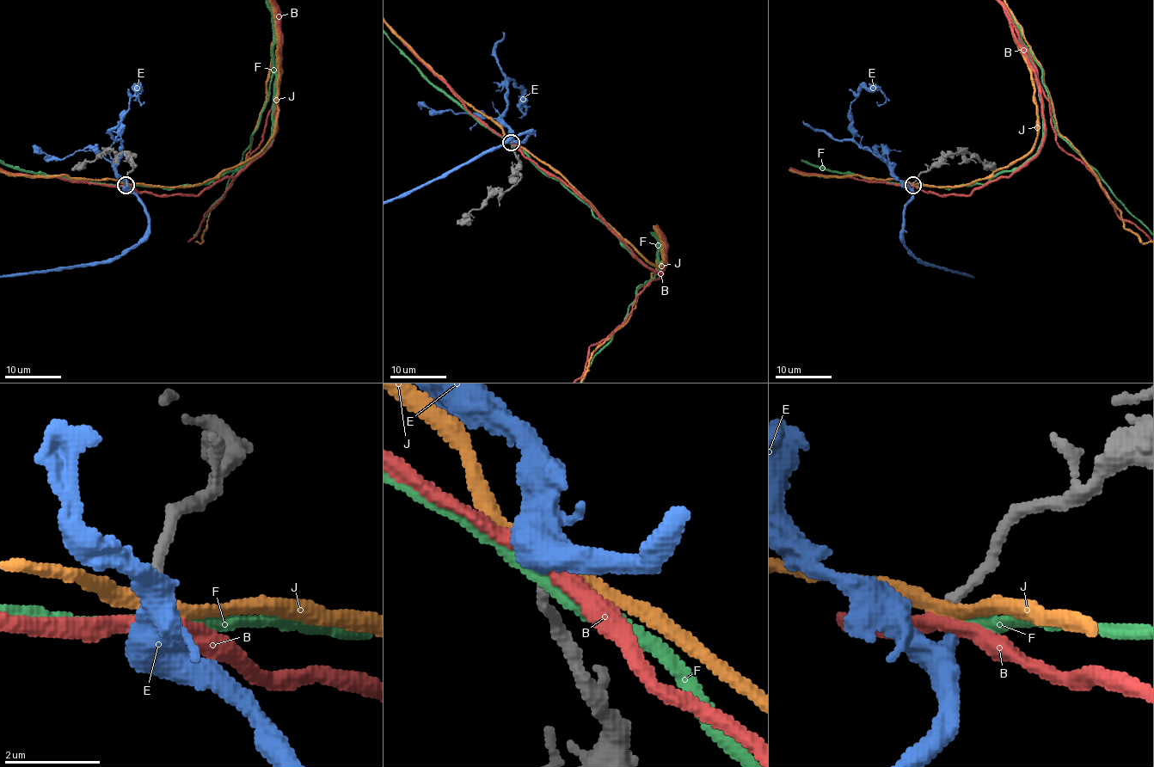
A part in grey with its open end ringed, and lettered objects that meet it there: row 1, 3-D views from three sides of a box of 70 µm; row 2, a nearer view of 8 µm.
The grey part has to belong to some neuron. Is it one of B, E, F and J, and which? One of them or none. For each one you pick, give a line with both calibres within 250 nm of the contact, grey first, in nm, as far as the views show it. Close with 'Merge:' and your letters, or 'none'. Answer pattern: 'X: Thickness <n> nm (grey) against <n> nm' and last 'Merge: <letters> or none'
E: Thickness 240 nm (grey) against 320 nm
Merge: E

